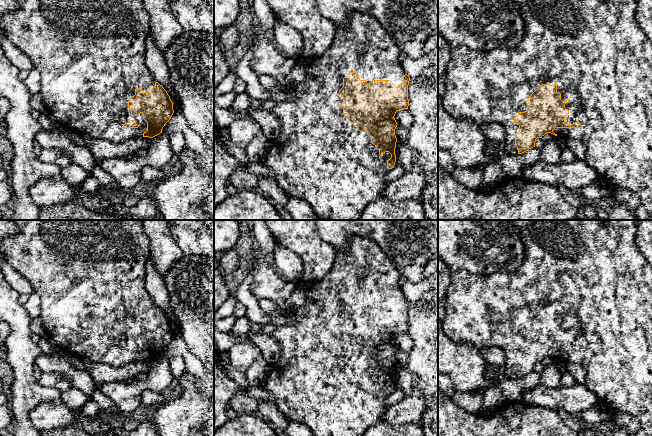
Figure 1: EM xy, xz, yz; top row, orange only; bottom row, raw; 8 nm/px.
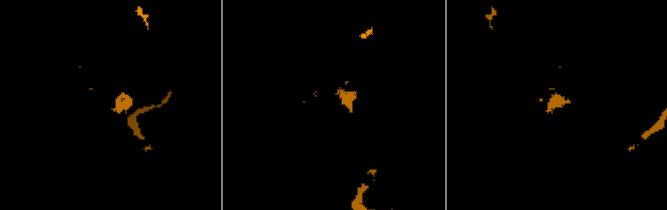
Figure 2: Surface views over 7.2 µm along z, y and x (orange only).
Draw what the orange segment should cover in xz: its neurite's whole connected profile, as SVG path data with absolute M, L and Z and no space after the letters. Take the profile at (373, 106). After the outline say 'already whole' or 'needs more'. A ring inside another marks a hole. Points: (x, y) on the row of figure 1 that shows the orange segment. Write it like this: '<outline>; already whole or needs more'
M357 11L351 12L347 25L344 28L336 28L333 42L329 48L323 54L307 61L304 80L293 88L295 98L279 101L272 109L275 117L280 121L280 131L269 139L267 155L262 163L273 171L279 187L289 197L305 200L311 206L319 220L361 220L361 215L366 206L382 197L386 186L386 175L395 165L395 148L397 142L395 129L398 124L394 116L397 111L408 109L409 81L410 77L402 67L400 50L396 41L374 17Z; needs more

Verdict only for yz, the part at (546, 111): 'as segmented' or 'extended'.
extended

